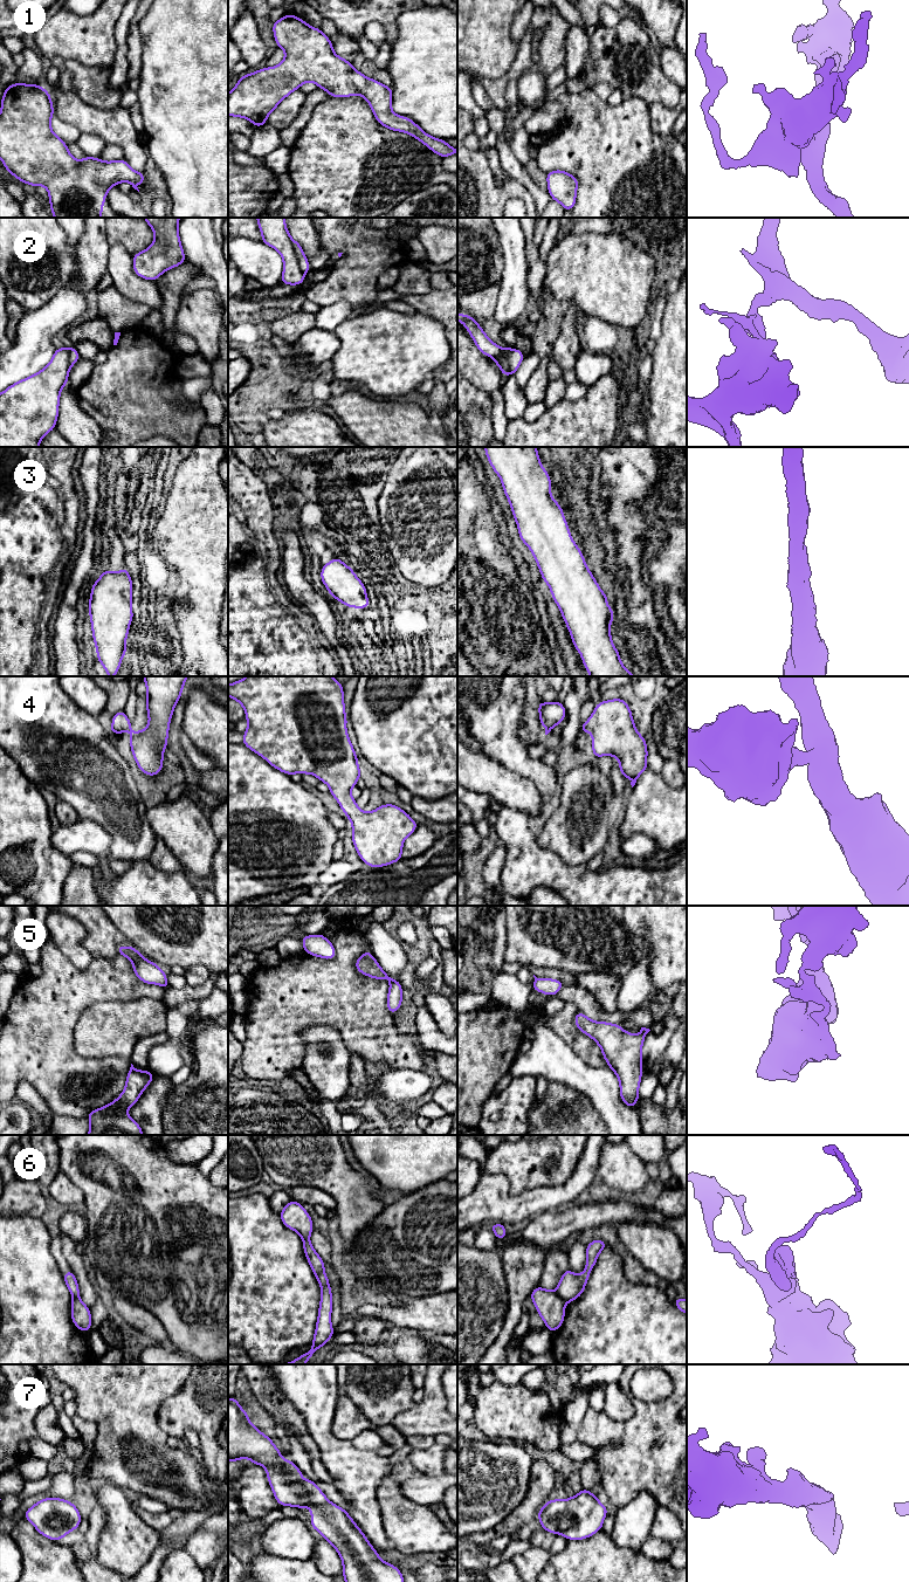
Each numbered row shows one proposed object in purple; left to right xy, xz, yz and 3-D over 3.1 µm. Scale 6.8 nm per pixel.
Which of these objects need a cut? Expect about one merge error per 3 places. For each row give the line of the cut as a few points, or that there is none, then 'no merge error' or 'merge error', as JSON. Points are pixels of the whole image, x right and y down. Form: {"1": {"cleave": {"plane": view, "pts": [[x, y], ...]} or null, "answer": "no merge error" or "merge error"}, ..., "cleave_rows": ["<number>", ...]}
{"1": {"cleave": null, "answer": "no merge error"}, "2": {"cleave": {"plane": "xz", "pts": [[293, 241], [298, 267], [303, 272]]}, "answer": "merge error"}, "3": {"cleave": null, "answer": "no merge error"}, "4": {"cleave": null, "answer": "no merge error"}, "5": {"cleave": {"plane": "xz", "pts": [[396, 979], [391, 984]]}, "answer": "merge error"}, "6": {"cleave": {"plane": "yz", "pts": [[556, 1293], [565, 1301]]}, "answer": "merge error"}, "7": {"cleave": null, "answer": "no merge error"}, "cleave_rows": ["2", "5", "6"]}

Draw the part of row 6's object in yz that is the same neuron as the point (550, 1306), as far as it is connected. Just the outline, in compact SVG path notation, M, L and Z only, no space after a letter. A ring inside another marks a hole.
M539 1285L531 1292L530 1298L546 1329L555 1333L563 1325L565 1301L556 1292L544 1289Z

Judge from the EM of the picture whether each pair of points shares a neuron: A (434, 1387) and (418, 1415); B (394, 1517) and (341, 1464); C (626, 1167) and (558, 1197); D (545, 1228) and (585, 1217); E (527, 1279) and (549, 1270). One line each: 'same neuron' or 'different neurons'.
A: same neuron
B: different neurons
C: different neurons
D: same neuron
E: different neurons

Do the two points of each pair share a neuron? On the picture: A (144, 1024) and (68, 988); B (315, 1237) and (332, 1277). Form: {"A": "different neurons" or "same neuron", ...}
{"A": "different neurons", "B": "different neurons"}

